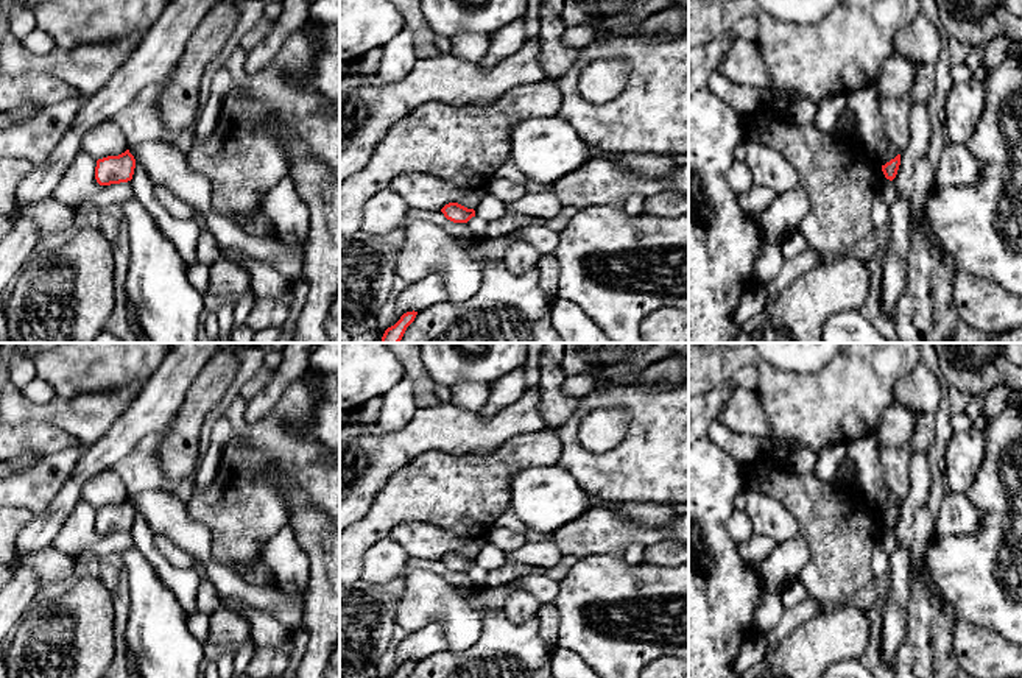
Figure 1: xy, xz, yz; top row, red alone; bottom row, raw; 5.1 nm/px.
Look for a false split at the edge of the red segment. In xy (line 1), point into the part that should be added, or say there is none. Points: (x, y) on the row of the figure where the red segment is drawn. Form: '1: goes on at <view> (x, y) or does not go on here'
1: does not go on here

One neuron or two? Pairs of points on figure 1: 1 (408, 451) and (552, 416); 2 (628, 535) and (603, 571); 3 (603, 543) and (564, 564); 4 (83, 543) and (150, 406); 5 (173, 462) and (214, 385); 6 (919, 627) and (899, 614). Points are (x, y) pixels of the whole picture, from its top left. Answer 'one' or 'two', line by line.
1: two
2: two
3: two
4: two
5: one
6: two

